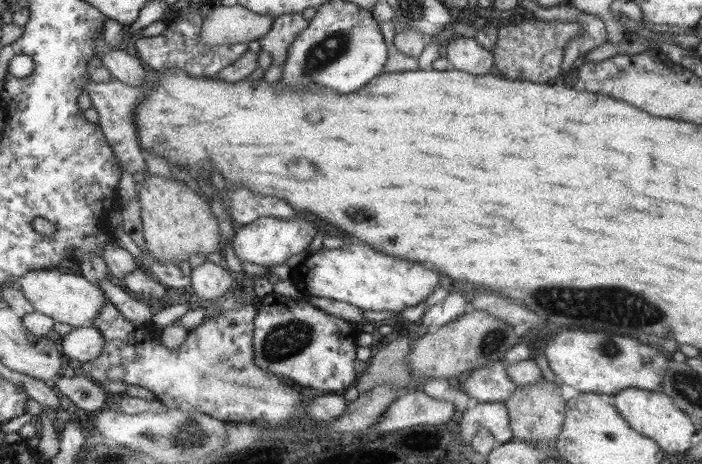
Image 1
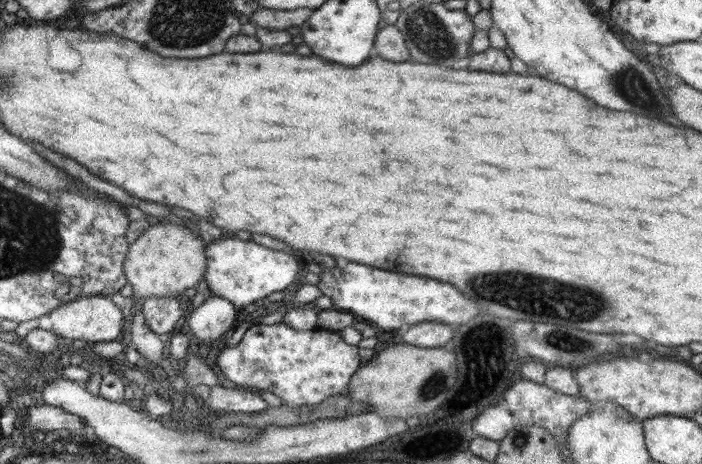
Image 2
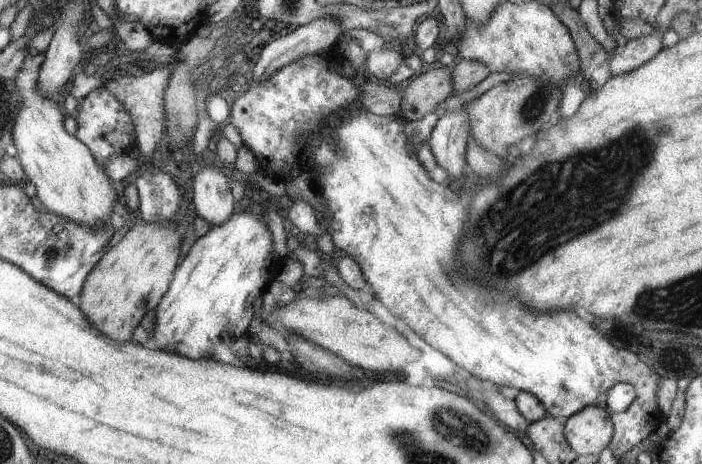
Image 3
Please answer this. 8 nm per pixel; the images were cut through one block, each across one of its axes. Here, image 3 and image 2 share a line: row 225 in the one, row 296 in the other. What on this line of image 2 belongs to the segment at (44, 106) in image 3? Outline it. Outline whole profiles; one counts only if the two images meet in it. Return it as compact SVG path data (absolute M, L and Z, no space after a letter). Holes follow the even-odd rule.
M82 296L67 304L61 304L55 311L39 318L39 327L52 331L59 337L76 344L86 345L96 342L110 342L122 332L122 310L114 304L110 296Z

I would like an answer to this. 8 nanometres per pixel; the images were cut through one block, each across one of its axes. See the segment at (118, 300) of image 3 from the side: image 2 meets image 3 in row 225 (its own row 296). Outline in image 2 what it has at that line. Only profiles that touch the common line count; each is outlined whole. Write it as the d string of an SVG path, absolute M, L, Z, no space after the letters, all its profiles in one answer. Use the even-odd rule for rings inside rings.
M153 220L150 227L132 242L125 264L125 276L134 291L131 298L137 307L141 307L148 298L176 297L182 290L197 286L206 276L208 262L206 244L198 234L168 220Z

